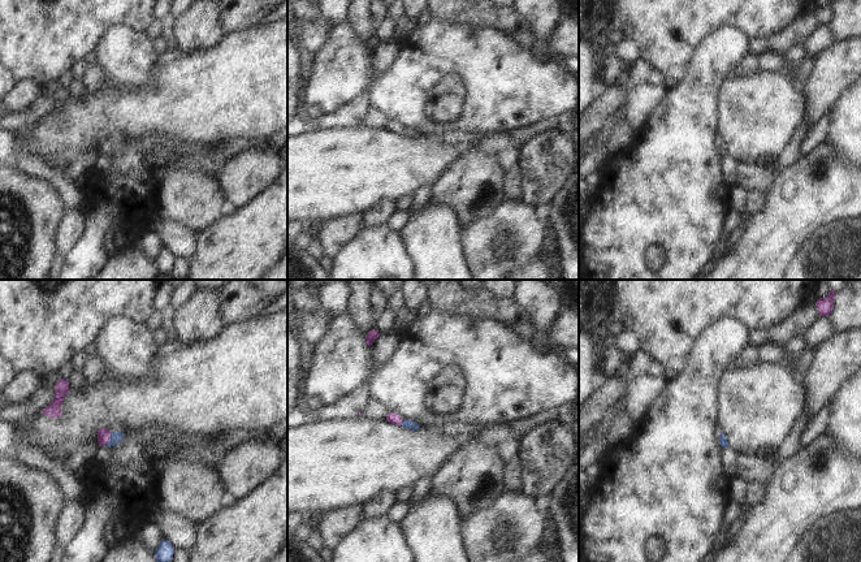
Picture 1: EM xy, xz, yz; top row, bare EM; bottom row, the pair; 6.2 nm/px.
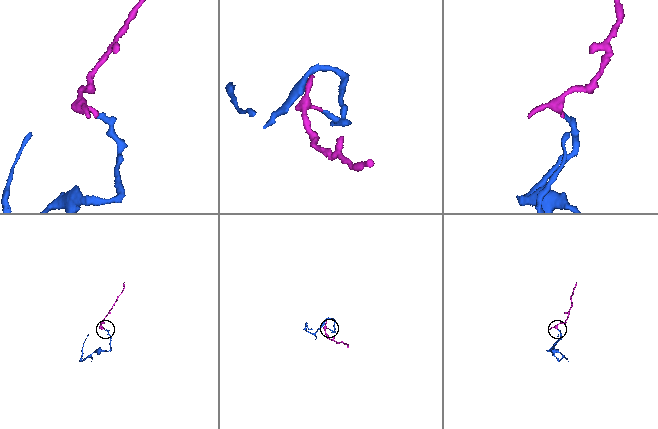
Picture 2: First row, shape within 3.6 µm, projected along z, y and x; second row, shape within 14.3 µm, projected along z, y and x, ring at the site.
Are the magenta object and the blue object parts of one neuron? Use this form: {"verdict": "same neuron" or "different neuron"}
{"verdict": "same neuron"}

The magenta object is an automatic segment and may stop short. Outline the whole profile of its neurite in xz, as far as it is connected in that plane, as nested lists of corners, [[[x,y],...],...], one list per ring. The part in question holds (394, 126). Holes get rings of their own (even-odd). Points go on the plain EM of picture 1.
[[[389,121],[386,124],[386,129],[389,131],[393,131],[395,134],[402,134],[403,137],[417,139],[420,134],[412,129],[402,129],[401,125],[397,121]]]

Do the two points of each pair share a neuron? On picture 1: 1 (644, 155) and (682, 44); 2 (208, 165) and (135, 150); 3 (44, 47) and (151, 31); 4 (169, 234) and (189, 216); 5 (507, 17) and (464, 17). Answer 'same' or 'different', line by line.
1: different
2: same
3: different
4: different
5: same

